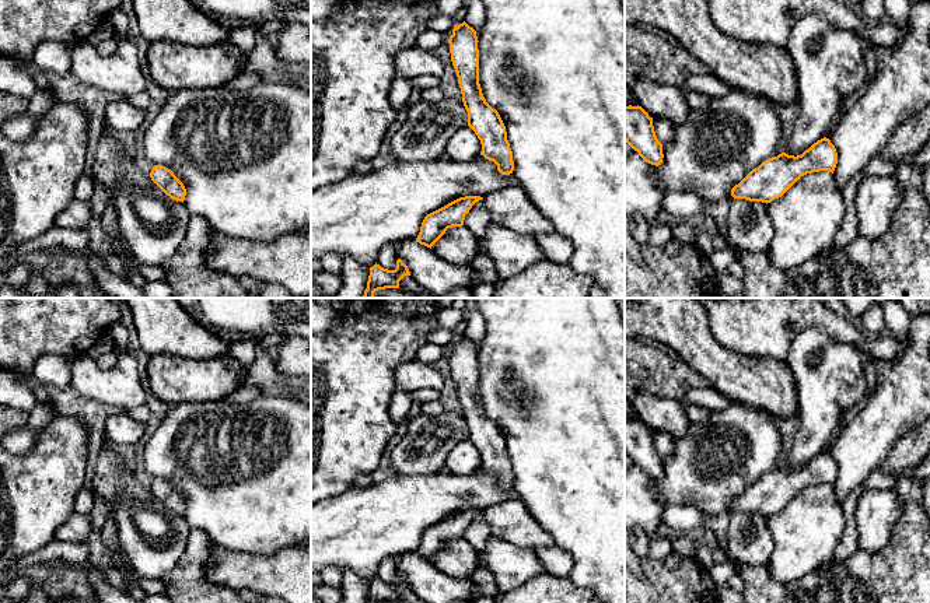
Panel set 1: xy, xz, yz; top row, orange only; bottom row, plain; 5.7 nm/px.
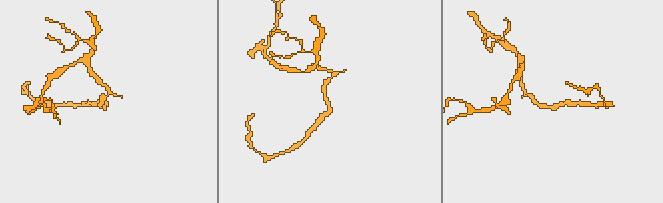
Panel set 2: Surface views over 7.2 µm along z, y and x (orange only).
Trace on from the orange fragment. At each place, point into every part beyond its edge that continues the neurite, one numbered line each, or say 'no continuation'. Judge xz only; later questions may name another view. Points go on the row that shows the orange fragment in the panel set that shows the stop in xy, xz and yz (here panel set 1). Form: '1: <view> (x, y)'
no continuation

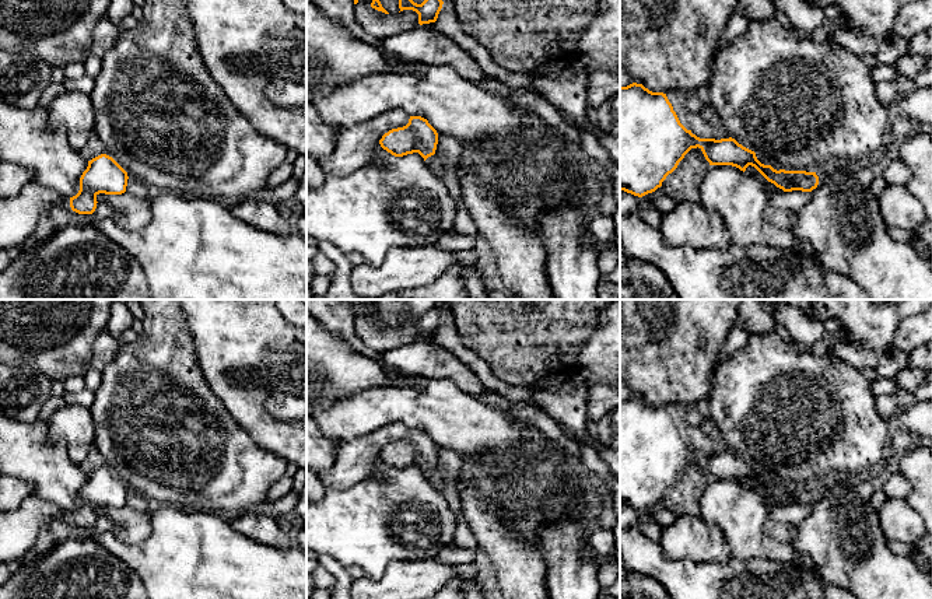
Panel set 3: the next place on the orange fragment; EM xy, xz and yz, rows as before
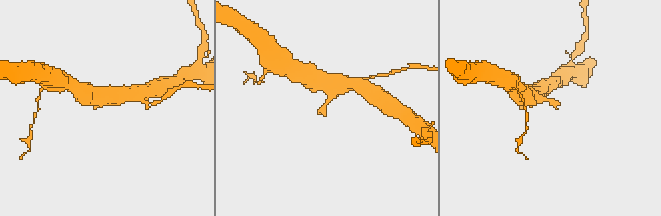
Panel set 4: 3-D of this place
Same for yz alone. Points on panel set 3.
no continuation

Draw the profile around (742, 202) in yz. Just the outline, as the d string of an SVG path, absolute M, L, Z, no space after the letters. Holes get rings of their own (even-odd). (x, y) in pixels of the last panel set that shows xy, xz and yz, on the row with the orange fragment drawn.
M709 165L698 192L700 202L722 216L729 230L730 244L806 251L795 230L784 230L768 221L770 193L739 168Z

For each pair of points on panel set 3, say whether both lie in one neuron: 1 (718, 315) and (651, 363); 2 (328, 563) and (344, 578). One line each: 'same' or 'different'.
1: same
2: same

